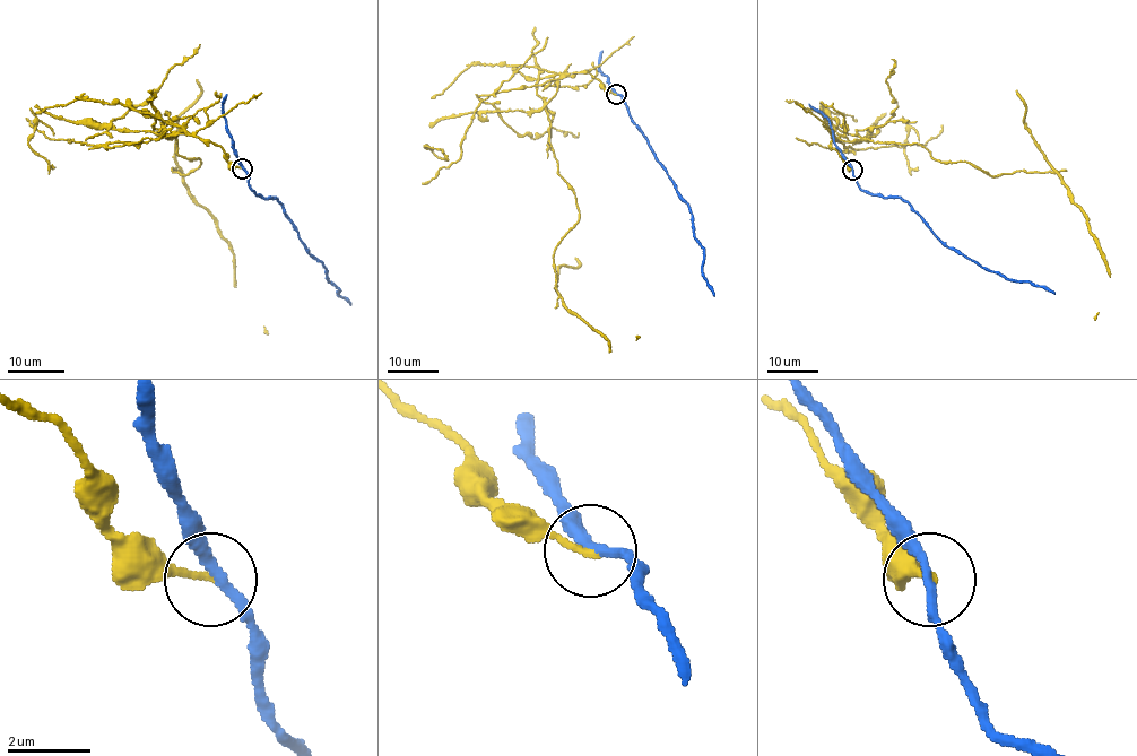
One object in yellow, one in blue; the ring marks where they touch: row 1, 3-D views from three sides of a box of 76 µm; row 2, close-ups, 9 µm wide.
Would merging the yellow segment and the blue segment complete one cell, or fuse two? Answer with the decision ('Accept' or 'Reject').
Reject

